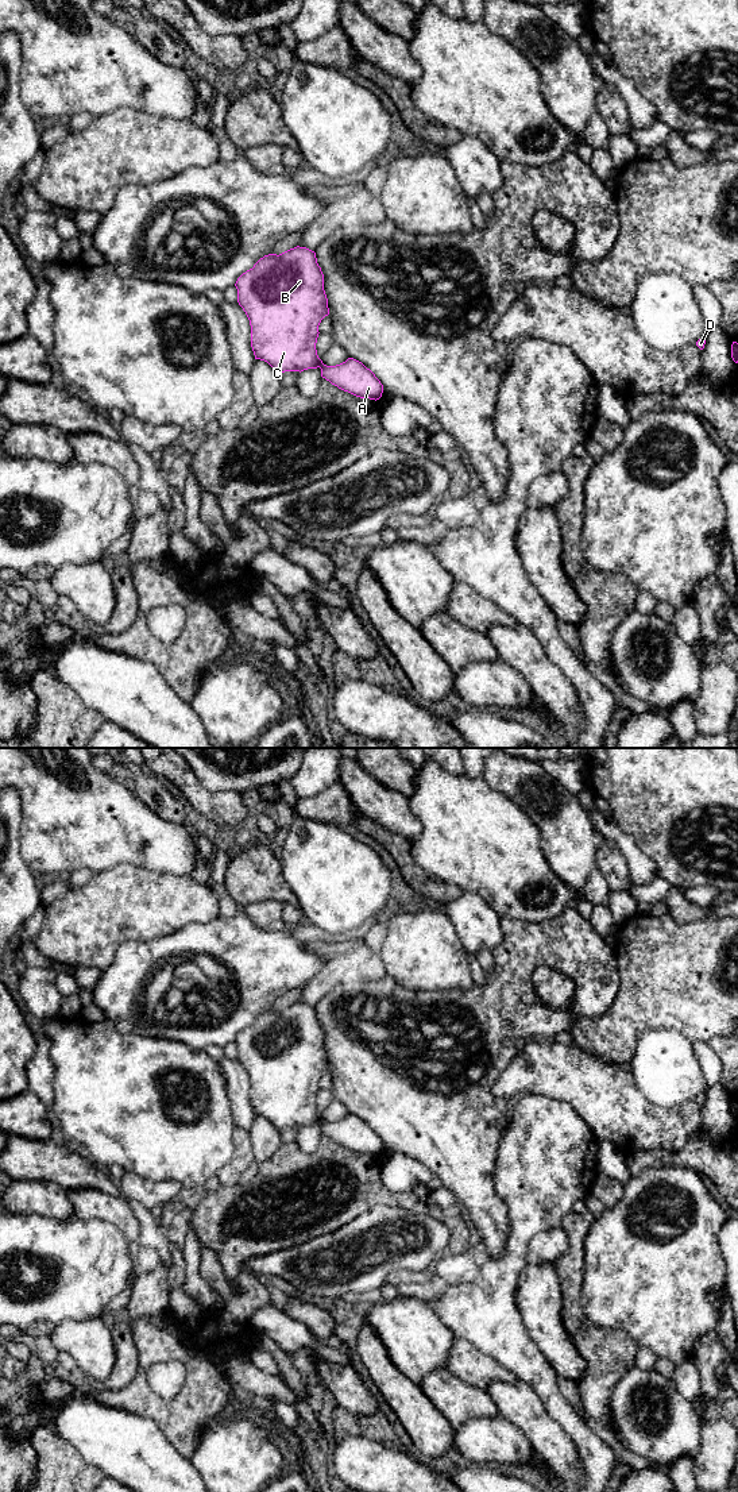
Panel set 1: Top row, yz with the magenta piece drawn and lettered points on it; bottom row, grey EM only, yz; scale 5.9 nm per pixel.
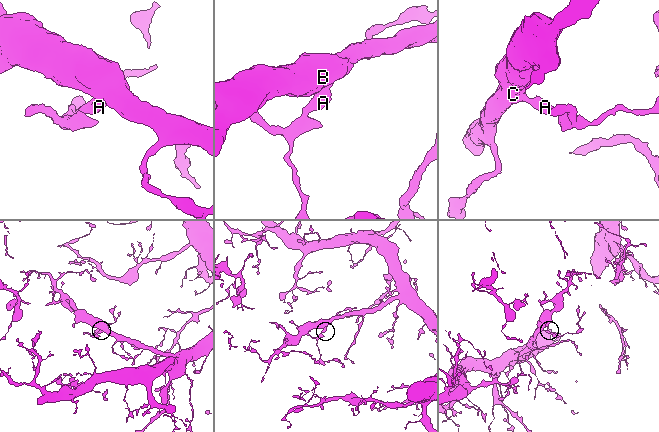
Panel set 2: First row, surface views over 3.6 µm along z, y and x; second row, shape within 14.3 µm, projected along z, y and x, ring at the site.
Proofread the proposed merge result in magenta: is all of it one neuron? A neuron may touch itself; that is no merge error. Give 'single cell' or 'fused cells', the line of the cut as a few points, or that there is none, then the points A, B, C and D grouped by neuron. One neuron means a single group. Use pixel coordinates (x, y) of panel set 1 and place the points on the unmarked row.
single cell; no cut; A B C D

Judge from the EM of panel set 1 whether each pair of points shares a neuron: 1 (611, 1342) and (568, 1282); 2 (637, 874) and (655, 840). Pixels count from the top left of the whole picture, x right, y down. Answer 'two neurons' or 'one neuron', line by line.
1: one neuron
2: two neurons

